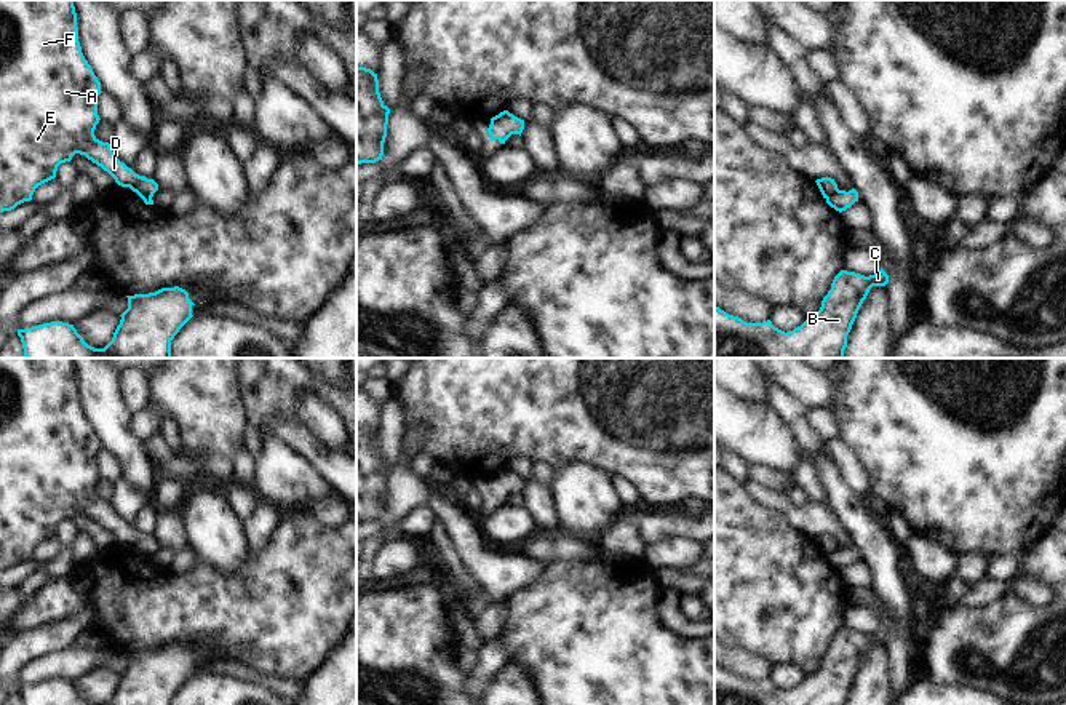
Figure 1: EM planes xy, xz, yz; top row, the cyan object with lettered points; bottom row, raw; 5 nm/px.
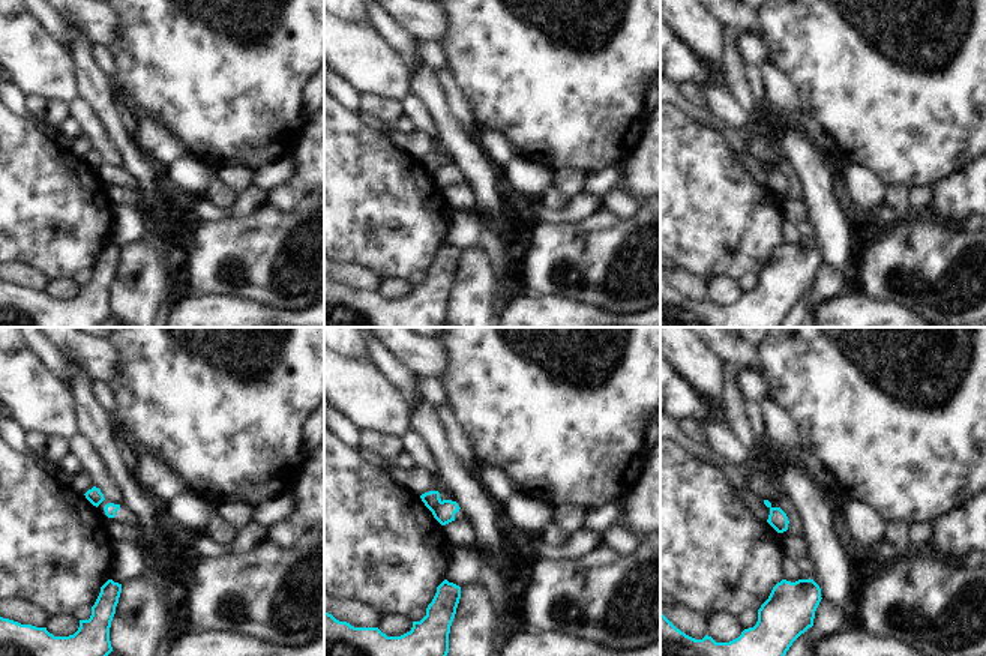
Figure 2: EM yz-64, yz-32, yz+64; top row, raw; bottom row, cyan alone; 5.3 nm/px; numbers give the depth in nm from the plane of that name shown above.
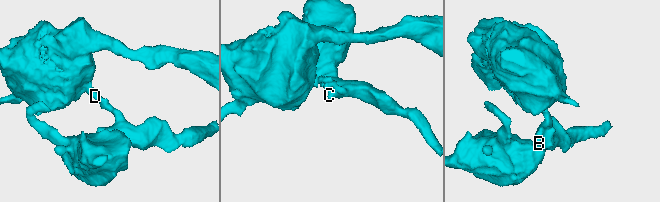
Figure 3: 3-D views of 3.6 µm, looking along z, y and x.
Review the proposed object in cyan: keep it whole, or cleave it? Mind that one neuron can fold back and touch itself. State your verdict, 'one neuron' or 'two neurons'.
two neurons

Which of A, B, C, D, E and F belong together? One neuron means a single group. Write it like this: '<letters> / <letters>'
A D E F / B C

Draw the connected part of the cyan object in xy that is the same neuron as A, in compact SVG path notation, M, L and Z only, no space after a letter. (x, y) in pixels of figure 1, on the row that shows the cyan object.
M0 0L0 213L30 201L35 189L54 179L58 166L75 153L85 155L141 198L153 197L158 184L136 174L113 155L109 142L94 136L101 93L101 82L82 53L74 0Z

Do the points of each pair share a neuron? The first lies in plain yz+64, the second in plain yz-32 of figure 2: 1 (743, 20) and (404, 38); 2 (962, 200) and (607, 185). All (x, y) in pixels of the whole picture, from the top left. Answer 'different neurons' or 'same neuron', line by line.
1: different neurons
2: different neurons

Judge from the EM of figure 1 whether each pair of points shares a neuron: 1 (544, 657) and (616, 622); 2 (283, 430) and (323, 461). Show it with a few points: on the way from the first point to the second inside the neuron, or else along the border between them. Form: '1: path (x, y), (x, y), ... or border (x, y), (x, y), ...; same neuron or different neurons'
1: path (561, 640), (569, 632), (588, 632), (598, 622); same neuron
2: path (293, 434), (314, 451); same neuron

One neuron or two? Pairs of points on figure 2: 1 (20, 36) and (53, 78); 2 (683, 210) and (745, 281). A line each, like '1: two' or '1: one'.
1: one
2: two

